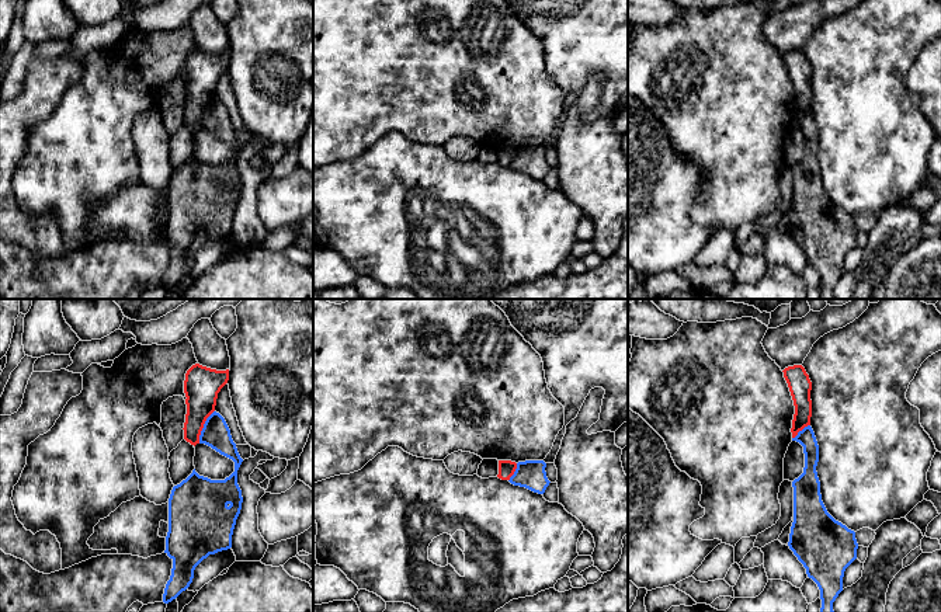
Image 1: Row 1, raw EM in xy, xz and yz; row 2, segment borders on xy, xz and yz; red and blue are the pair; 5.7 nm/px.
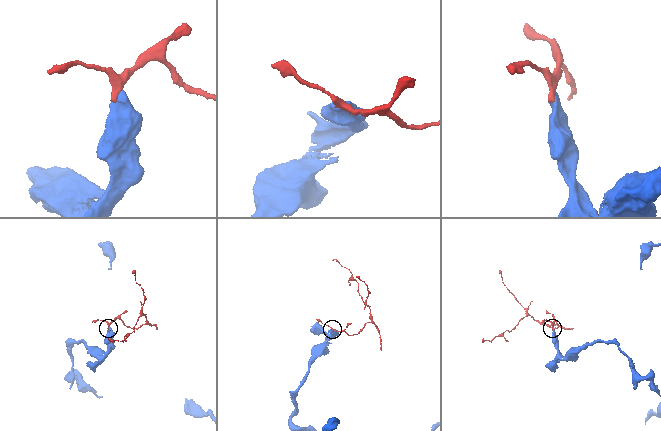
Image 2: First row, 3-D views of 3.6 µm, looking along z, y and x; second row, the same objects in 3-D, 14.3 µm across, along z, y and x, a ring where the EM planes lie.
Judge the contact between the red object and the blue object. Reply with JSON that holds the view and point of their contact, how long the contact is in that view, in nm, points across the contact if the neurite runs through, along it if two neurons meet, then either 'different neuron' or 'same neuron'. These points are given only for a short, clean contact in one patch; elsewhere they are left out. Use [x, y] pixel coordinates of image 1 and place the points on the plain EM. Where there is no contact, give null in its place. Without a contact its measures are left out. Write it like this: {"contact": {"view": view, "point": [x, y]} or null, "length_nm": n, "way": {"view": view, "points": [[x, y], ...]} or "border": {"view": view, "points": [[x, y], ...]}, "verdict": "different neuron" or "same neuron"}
{"contact": {"view": "xy", "point": [202, 112]}, "length_nm": 220, "border": {"view": "xy", "points": [[214, 96], [204, 110], [198, 128]]}, "verdict": "different neuron"}

